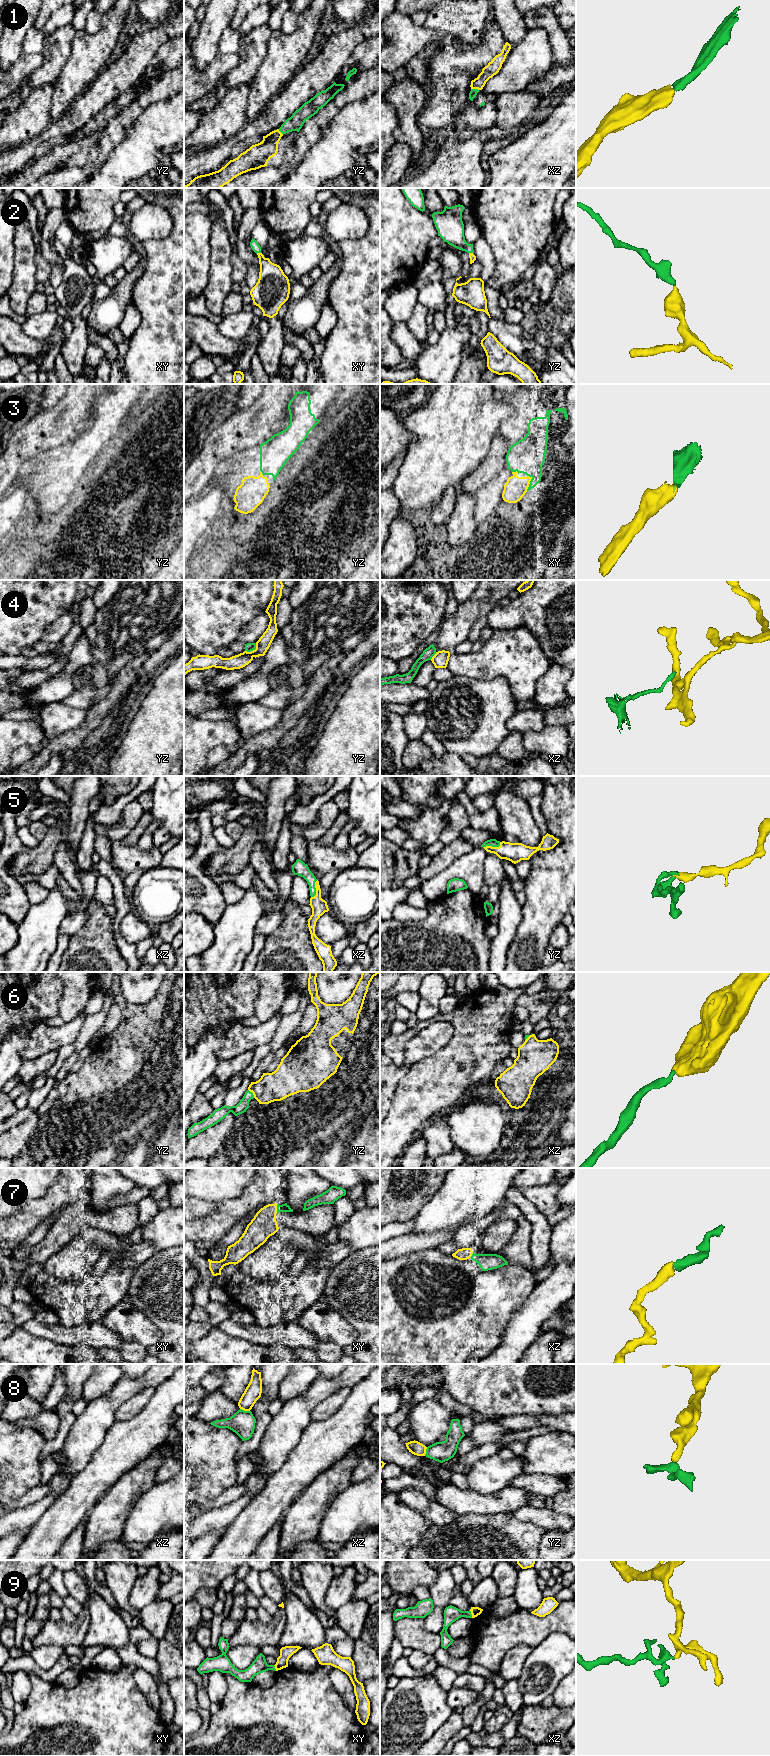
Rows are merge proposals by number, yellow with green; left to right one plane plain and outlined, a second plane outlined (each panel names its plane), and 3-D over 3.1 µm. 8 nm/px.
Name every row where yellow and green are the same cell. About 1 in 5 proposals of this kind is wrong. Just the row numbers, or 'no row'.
1, 2, 3, 5, 6, 7, 9

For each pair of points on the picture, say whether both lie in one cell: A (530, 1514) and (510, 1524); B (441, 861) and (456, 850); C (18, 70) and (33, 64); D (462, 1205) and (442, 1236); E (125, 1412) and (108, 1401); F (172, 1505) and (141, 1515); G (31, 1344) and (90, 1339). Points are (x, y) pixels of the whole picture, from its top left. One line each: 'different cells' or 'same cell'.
A: different cells
B: same cell
C: same cell
D: different cells
E: different cells
F: same cell
G: different cells

